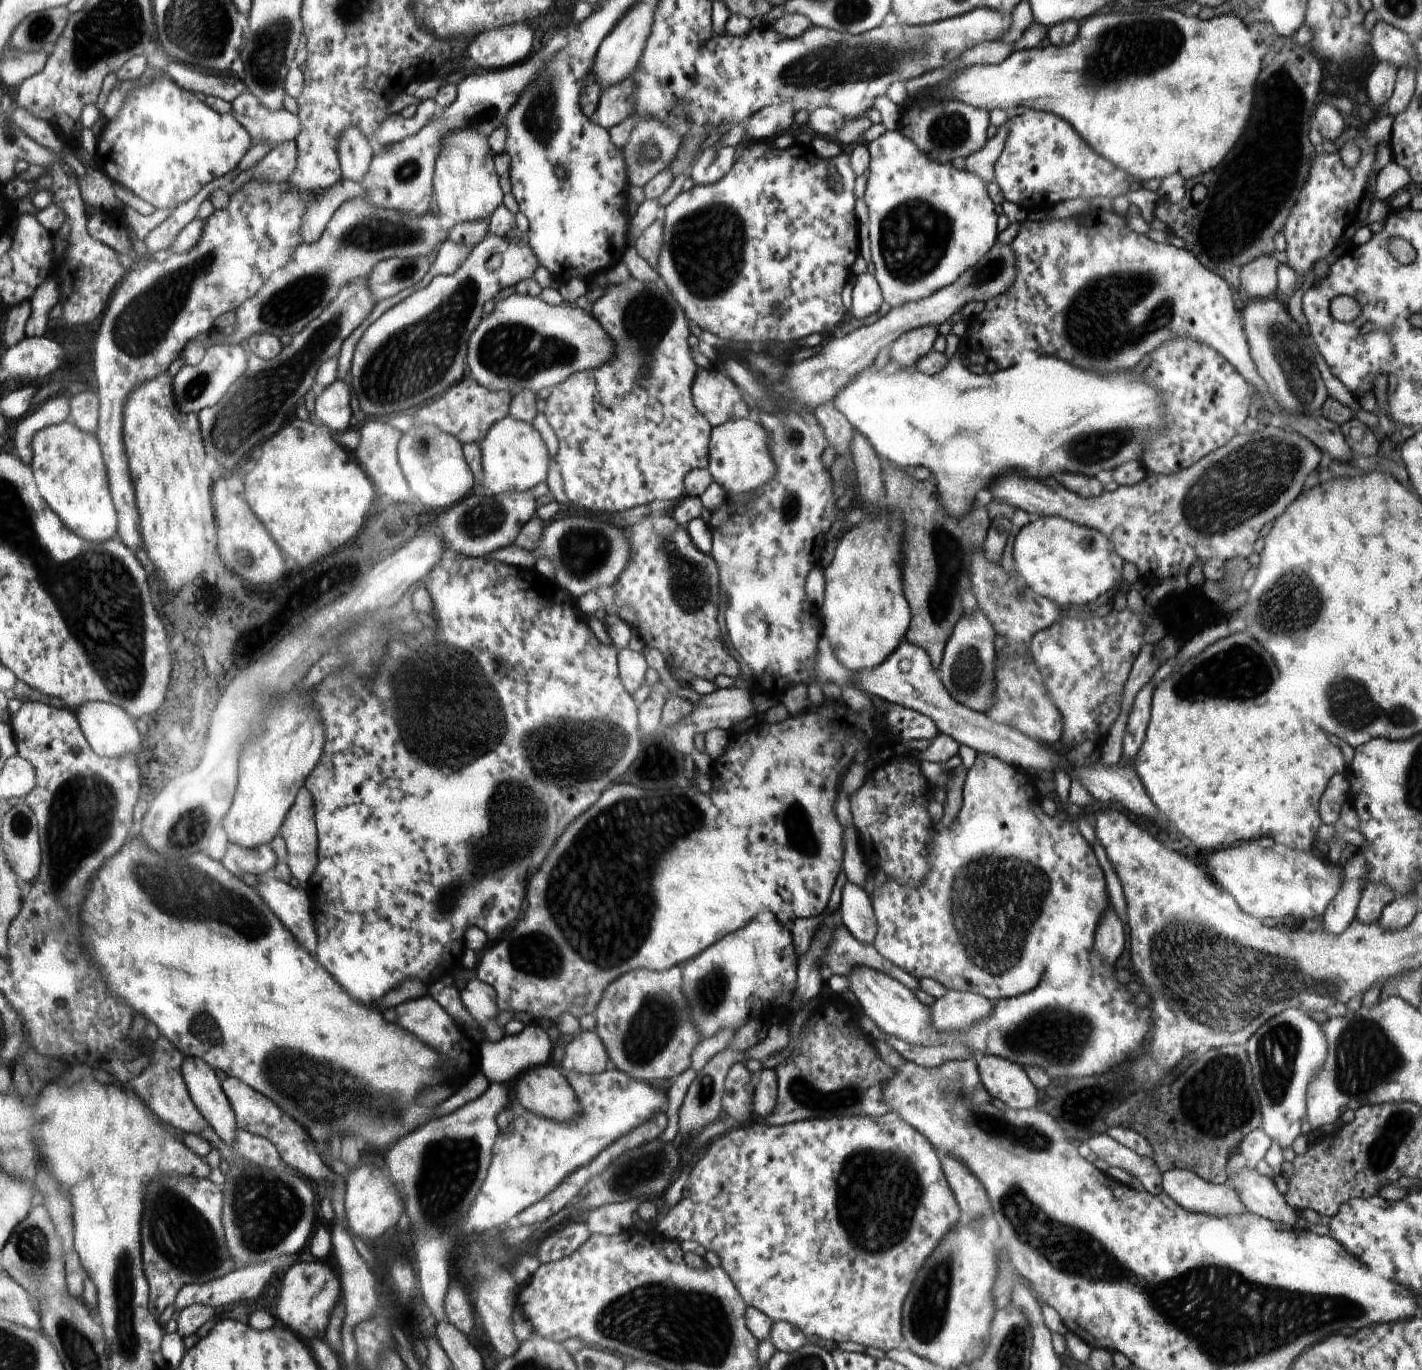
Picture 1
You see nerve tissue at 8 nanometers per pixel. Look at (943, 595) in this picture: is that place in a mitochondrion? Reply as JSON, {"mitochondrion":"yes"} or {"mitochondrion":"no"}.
{"mitochondrion":"yes"}

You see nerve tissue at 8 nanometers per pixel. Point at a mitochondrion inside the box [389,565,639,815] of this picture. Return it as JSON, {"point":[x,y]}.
{"point":[414,670]}

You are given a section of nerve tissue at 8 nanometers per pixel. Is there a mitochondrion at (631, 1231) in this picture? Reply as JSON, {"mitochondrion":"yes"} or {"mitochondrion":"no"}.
{"mitochondrion":"no"}

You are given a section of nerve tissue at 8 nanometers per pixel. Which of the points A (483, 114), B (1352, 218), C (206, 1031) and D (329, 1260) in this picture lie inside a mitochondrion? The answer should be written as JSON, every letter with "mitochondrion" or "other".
{"A":"mitochondrion","B":"other","C":"mitochondrion","D":"other"}

